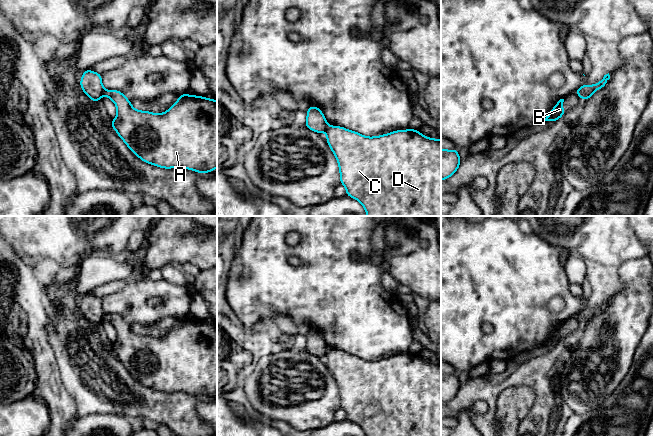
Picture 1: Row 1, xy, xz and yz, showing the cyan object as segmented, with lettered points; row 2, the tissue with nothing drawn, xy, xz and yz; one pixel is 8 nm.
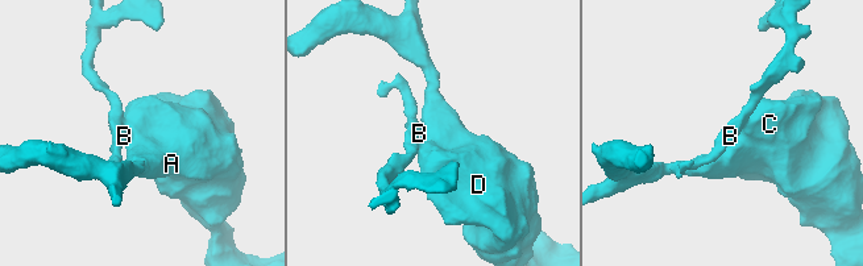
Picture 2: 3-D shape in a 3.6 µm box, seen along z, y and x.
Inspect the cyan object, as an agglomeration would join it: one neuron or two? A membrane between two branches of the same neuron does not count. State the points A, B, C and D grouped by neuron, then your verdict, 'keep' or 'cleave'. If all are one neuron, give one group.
groups A C D / B; cleave

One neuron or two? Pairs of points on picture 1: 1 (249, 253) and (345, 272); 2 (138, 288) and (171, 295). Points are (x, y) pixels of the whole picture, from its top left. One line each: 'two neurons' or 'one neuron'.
1: one neuron
2: one neuron

